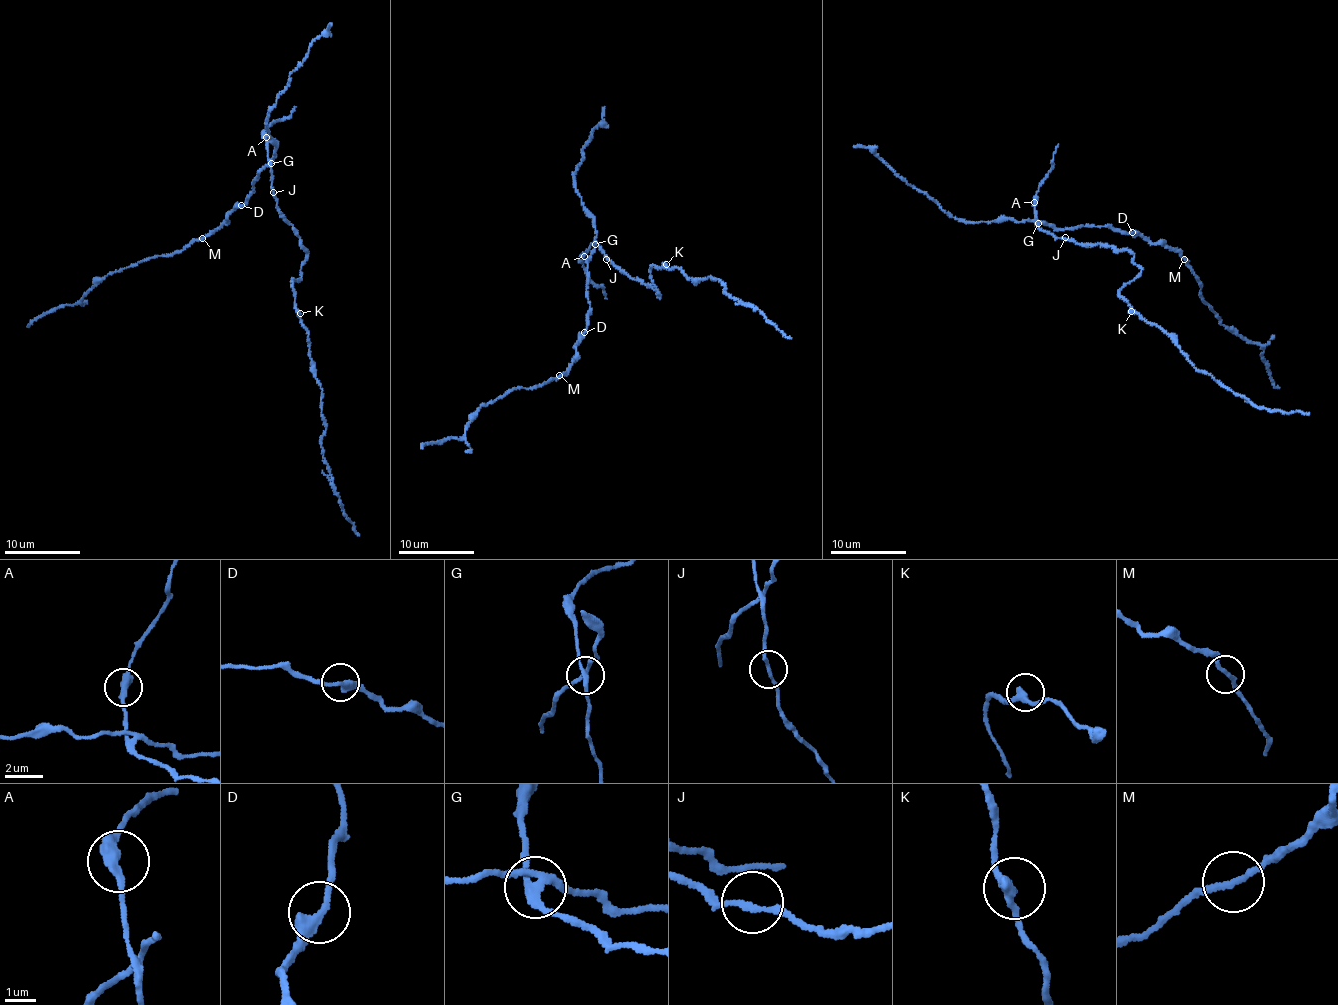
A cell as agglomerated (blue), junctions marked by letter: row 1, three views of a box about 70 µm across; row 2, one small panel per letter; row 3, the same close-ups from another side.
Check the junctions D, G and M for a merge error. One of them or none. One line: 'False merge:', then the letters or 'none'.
False merge: G

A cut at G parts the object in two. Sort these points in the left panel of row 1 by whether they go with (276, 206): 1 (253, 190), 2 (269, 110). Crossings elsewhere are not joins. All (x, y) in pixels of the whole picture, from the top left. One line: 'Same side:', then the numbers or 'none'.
Same side: none

